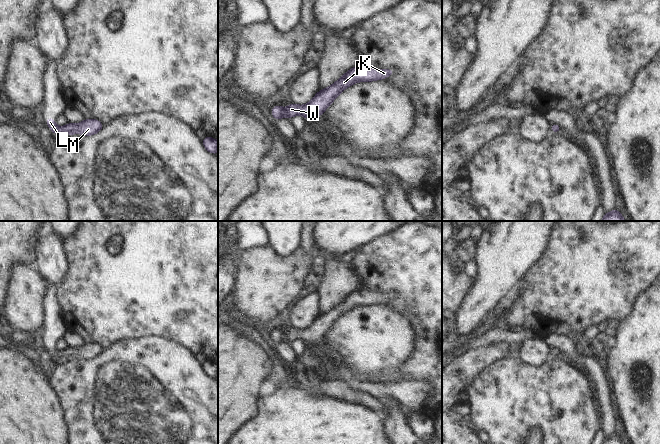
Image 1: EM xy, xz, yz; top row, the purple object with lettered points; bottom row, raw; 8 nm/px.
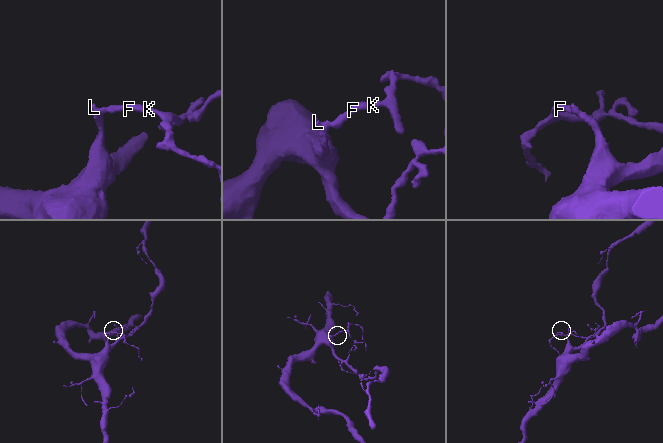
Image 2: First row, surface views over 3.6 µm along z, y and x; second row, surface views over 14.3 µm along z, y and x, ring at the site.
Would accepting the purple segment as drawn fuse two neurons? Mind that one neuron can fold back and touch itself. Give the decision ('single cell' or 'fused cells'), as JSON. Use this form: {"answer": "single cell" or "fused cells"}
{"answer": "single cell"}

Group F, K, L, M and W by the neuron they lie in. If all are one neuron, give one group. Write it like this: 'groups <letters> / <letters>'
groups F K L M W

